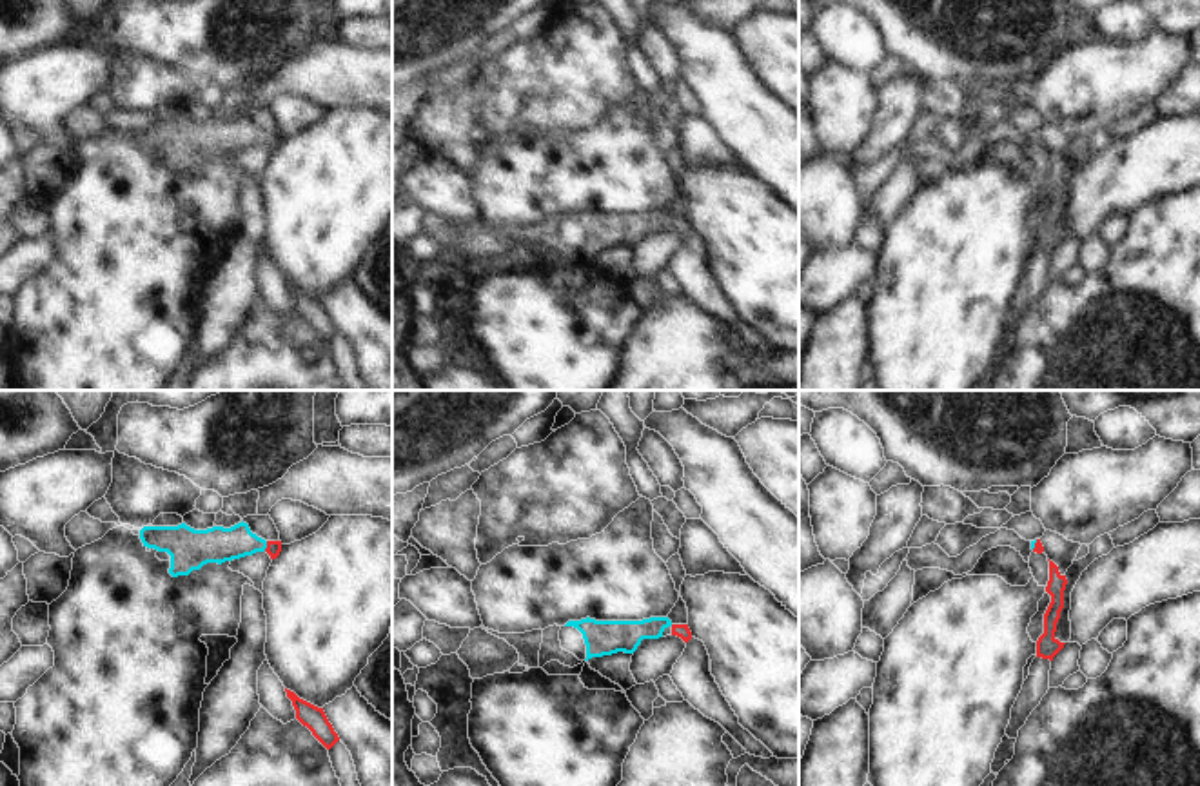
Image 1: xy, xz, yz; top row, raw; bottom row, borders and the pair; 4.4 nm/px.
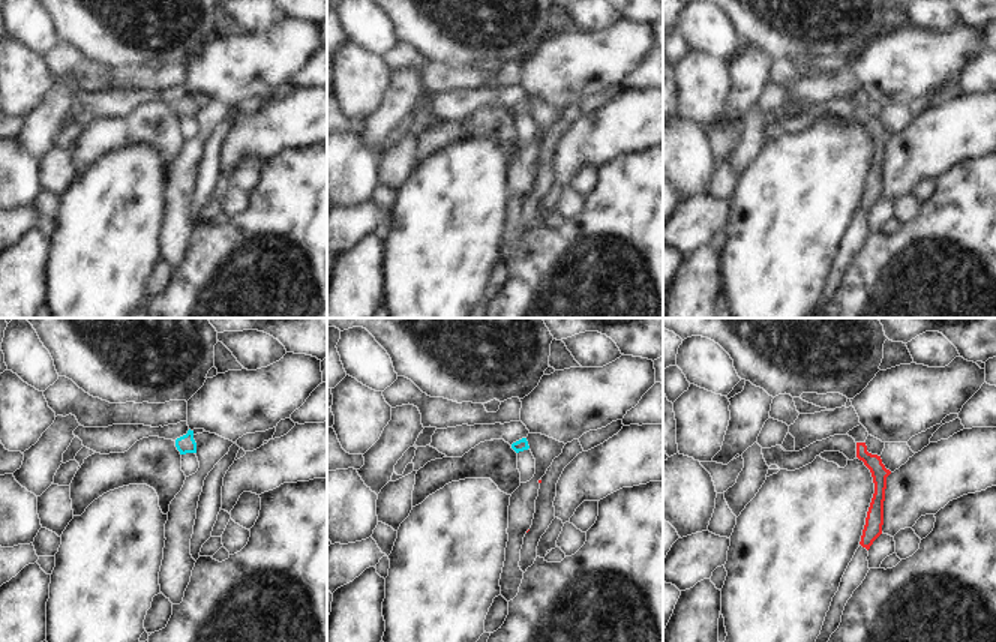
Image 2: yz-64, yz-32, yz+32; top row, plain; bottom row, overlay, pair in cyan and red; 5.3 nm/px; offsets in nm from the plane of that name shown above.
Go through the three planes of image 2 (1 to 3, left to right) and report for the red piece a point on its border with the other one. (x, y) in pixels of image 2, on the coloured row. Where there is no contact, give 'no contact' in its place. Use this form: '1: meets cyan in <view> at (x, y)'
1: no contact
2: no contact
3: no contact

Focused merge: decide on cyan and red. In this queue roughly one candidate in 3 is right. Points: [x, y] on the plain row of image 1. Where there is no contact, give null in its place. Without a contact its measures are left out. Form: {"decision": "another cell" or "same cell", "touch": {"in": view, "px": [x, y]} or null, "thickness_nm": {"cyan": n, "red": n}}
{"decision": "same cell", "touch": {"in": "xy", "px": [265, 140]}, "thickness_nm": {"cyan": 160, "red": 70}}

